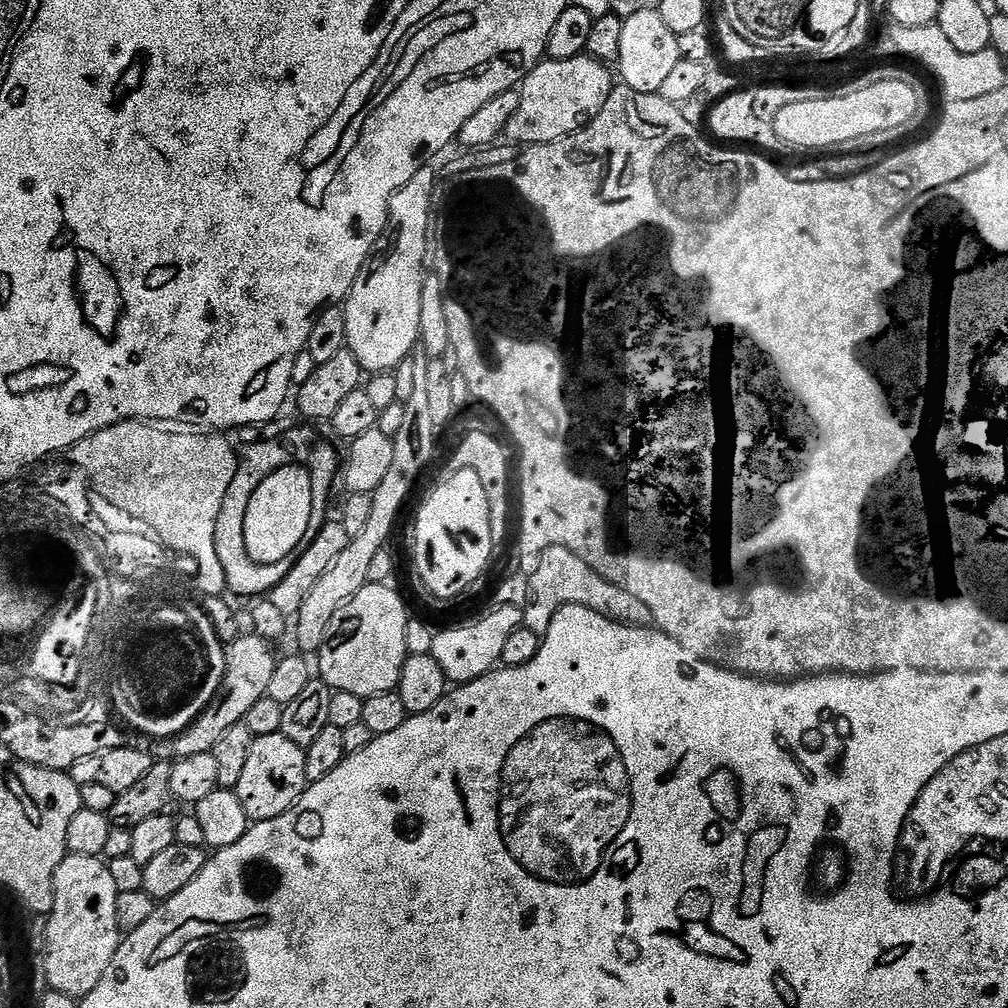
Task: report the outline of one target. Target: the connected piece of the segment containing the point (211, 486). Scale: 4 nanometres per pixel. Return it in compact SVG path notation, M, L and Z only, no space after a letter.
M123 420L120 424L110 426L101 432L95 432L93 436L83 437L75 447L75 459L77 464L84 465L88 469L89 476L95 480L96 488L111 499L115 497L116 504L123 505L128 512L136 512L139 516L144 516L144 520L148 520L148 524L156 524L156 532L160 532L162 539L166 541L166 546L172 546L176 550L180 550L182 554L188 556L189 561L194 565L194 572L201 576L204 580L212 580L213 593L220 594L225 591L224 571L218 562L218 554L214 550L214 526L217 518L222 514L222 498L226 494L226 490L232 481L232 473L234 465L238 460L237 449L232 449L232 444L227 440L224 434L197 434L192 430L180 430L184 432L163 432L163 427L153 426L148 422L138 420Z

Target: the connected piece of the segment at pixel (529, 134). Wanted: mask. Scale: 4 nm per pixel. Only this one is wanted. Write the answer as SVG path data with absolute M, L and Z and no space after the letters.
M587 54L565 60L545 59L519 85L518 114L510 118L504 136L517 146L527 146L554 142L584 128L610 98L614 81L608 72L609 65Z

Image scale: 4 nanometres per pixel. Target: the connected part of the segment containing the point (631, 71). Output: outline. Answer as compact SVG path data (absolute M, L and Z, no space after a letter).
M638 10L638 14L624 17L622 26L622 50L618 61L623 87L633 88L642 94L659 93L670 74L677 74L675 67L680 62L678 42L680 38L662 22L659 10Z

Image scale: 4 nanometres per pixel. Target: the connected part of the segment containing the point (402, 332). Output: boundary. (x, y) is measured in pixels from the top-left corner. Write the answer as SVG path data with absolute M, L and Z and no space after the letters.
M425 166L393 194L388 203L388 221L380 241L358 274L354 286L348 292L348 299L342 307L346 318L347 351L358 358L365 373L392 372L401 362L413 355L420 339L420 319L422 318L422 286L426 269L424 259L428 256L428 227L432 224L432 191L436 188L436 176L431 167Z

